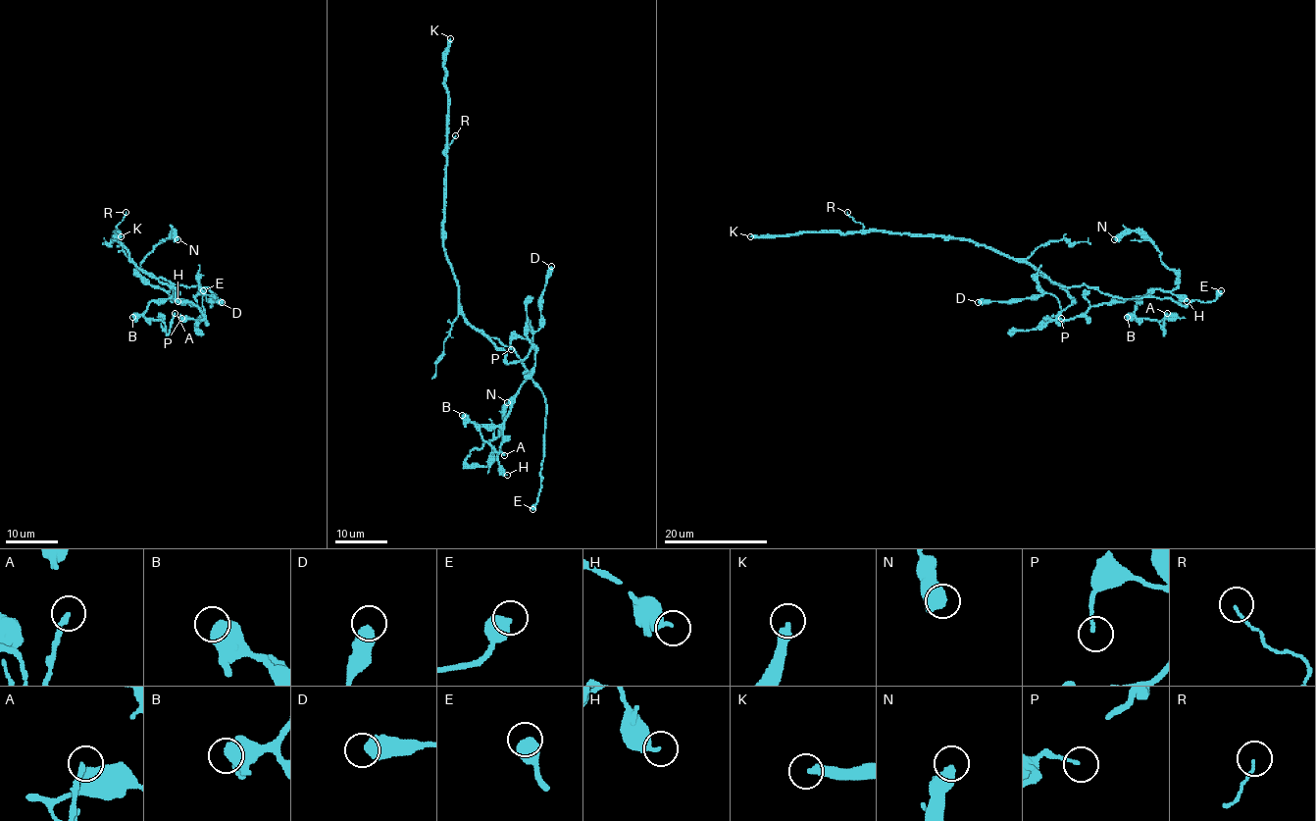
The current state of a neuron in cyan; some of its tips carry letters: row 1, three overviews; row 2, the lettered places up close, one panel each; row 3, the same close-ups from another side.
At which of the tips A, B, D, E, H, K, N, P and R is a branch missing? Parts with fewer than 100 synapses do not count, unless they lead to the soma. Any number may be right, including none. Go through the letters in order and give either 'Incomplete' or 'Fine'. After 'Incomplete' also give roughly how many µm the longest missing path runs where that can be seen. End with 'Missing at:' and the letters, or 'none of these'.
A: Fine
B: Fine
D: Fine
E: Incomplete. Missing length about 50 µm
H: Fine
K: Incomplete. Missing length about 120 µm
N: Fine
P: Fine
R: Fine
Missing at: E, K

